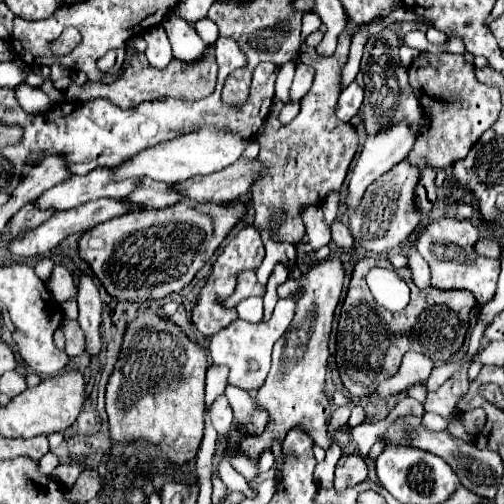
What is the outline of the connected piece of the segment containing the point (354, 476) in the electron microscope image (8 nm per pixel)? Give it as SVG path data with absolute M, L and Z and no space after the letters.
M357 451L349 454L343 453L335 468L334 488L337 491L343 491L347 487L353 487L365 481L367 473L369 473L367 463Z

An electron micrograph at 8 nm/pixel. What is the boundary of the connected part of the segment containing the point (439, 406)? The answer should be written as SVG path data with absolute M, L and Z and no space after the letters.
M463 365L457 369L437 391L427 395L425 411L439 413L441 417L453 417L455 415L455 403L467 393L469 389L469 377L467 377L469 365Z

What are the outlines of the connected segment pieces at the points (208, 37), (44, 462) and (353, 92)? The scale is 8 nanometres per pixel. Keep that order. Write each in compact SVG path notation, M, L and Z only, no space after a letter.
M201 19L195 23L197 33L201 35L201 39L205 39L205 43L215 43L219 39L218 27L211 19Z
M49 451L39 461L39 472L45 475L51 475L58 464L59 460L57 456Z
M353 81L347 89L343 89L339 103L337 103L337 117L345 123L349 123L349 119L359 111L363 103L363 89Z

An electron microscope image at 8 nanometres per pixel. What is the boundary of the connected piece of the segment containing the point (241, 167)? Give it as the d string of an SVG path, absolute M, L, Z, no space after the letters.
M239 159L237 163L233 163L231 167L211 173L211 175L197 175L191 177L183 183L177 183L177 187L173 187L175 191L179 191L185 199L195 201L195 203L229 203L239 199L241 195L245 195L249 191L249 187L255 181L257 171L261 169L259 161L243 161Z

